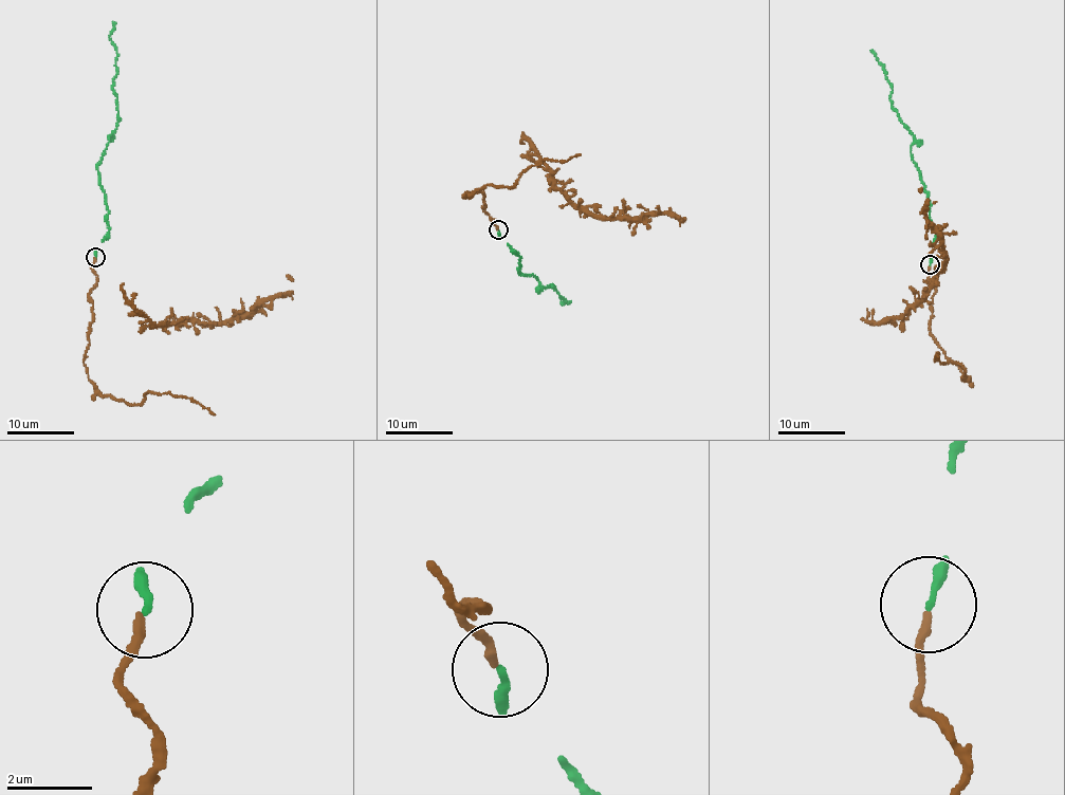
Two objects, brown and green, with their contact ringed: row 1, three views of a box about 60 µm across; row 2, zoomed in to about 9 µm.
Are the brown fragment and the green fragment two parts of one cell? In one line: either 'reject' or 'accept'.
accept

